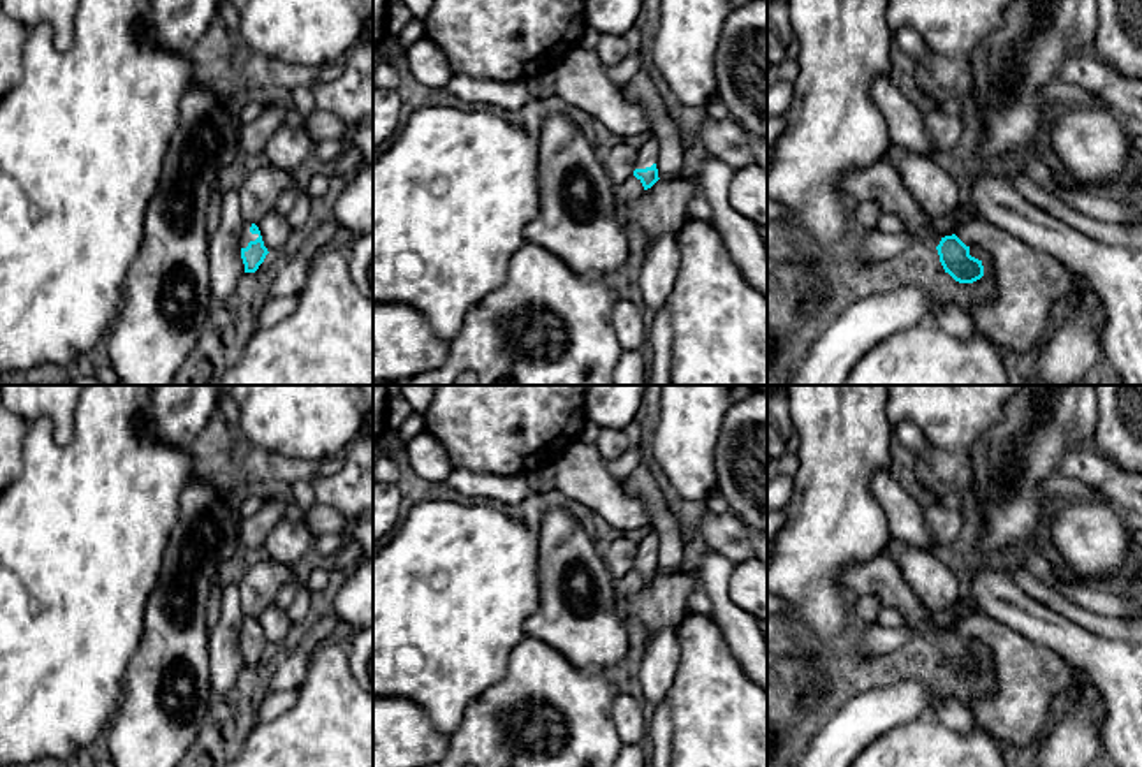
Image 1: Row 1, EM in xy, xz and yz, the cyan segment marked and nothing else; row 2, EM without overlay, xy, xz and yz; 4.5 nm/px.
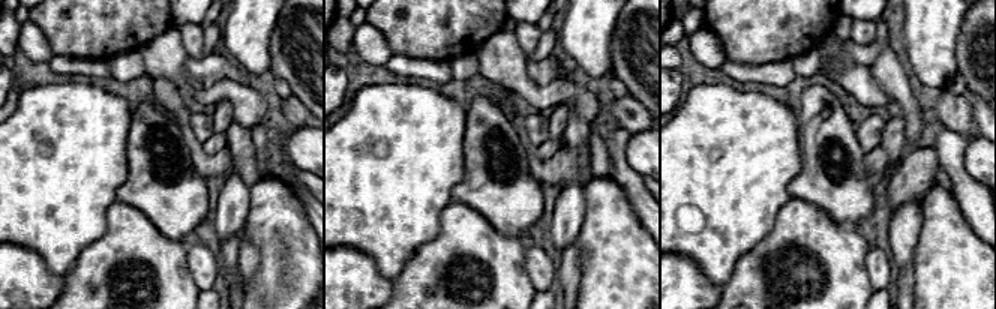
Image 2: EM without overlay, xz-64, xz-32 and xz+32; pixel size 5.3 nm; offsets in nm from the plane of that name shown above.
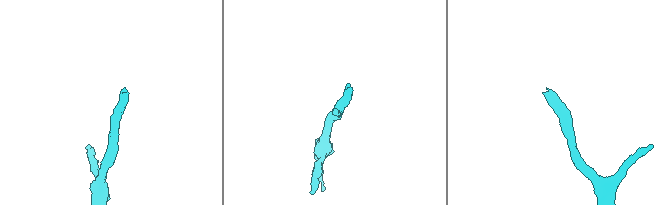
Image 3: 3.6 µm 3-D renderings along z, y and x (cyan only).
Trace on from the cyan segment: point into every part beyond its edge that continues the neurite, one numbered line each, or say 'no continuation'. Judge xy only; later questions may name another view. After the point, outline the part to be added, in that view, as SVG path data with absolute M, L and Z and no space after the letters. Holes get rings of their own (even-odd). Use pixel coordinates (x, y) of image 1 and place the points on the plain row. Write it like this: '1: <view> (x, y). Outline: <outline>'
1: xy (247, 630). Outline: M243 617L243 628L241 628L241 635L239 640L246 642L250 635L255 635L259 632L259 628L252 628L250 626L252 617Z

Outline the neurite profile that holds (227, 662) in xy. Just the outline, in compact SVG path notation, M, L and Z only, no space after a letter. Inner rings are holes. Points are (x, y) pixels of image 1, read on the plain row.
M236 582L218 584L220 616L209 630L209 656L211 656L211 707L215 718L223 714L227 700L239 690L239 674L245 667L241 653L243 610L239 600L239 586Z

